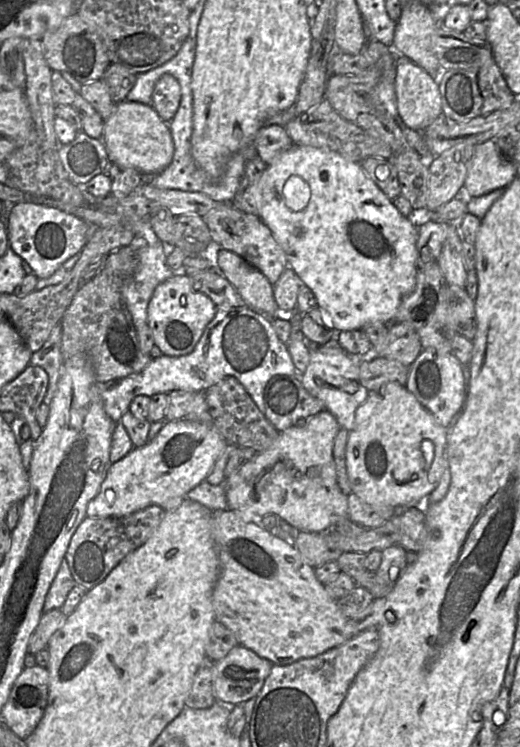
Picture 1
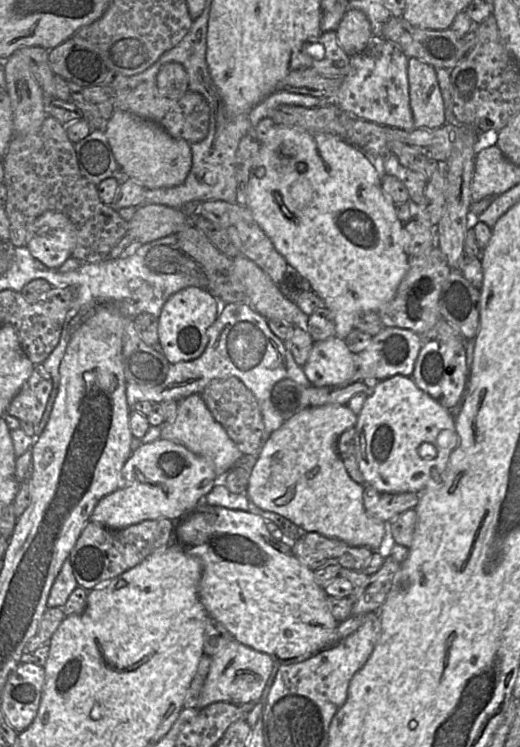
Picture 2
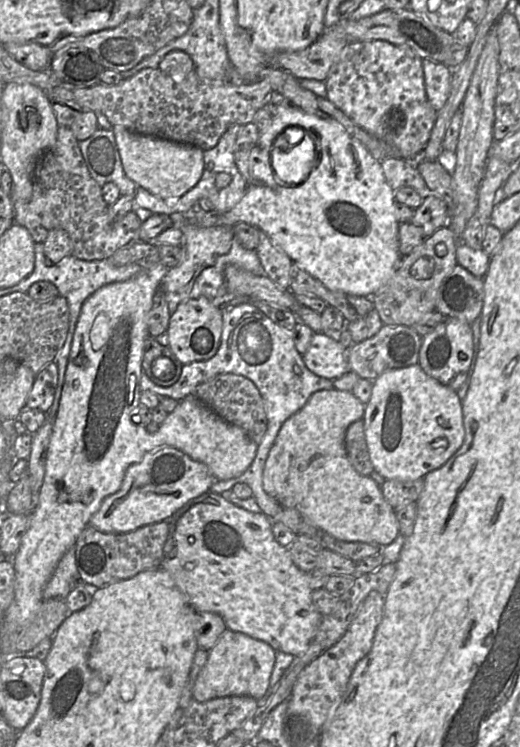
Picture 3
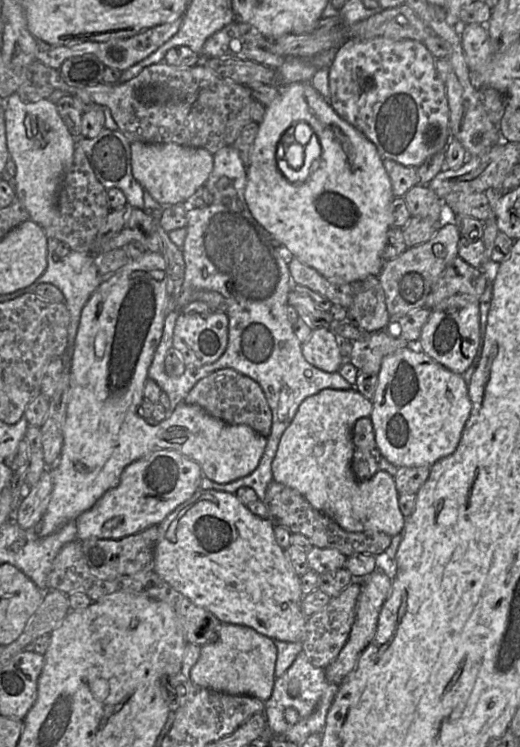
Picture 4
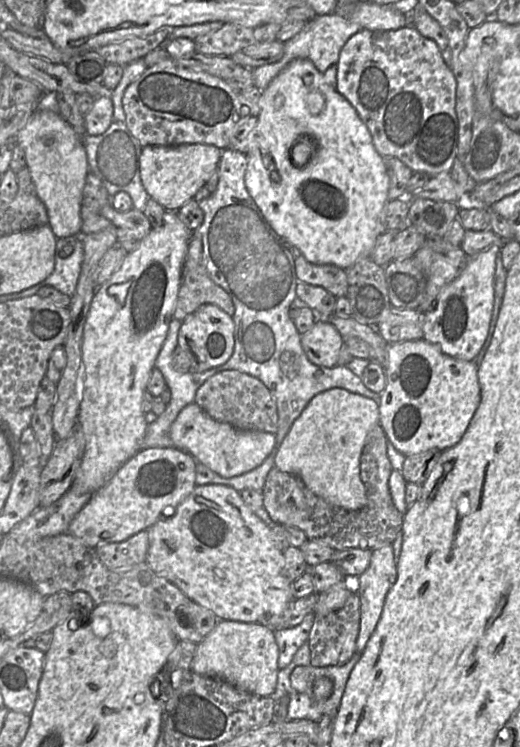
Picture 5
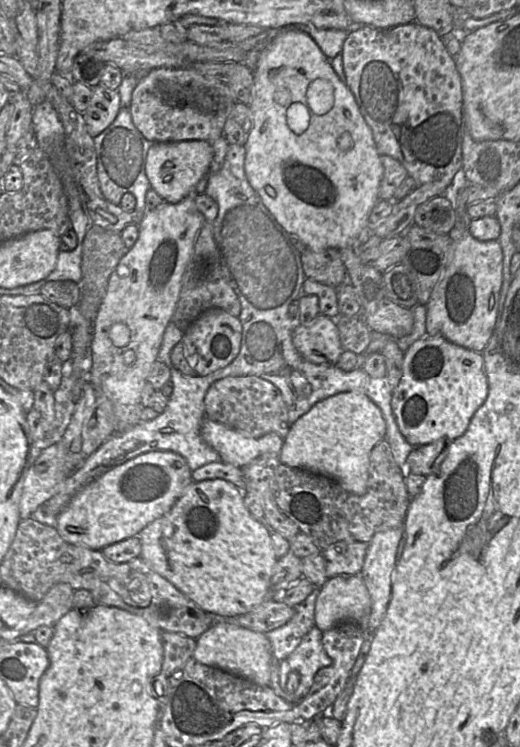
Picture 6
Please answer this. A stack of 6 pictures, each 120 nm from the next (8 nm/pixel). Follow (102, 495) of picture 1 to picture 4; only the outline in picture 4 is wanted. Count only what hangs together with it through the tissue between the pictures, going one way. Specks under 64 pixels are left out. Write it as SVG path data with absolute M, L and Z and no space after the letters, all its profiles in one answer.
M158 449L130 463L122 471L119 484L108 490L76 519L77 540L121 539L158 526L179 505L200 489L202 469L194 460L170 449Z

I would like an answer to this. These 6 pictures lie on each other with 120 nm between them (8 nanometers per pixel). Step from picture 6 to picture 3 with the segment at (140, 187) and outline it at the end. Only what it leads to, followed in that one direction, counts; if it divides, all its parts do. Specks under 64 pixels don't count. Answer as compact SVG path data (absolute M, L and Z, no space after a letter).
M98 128L89 138L79 141L92 178L100 185L114 183L121 195L135 198L137 185L126 176L112 130Z

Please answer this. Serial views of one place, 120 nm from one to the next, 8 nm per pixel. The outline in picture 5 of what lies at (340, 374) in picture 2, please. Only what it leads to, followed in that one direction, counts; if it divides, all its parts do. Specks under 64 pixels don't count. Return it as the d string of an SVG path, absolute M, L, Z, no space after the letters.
M318 318L310 330L300 334L300 339L307 358L313 364L327 368L338 364L344 338L327 318Z

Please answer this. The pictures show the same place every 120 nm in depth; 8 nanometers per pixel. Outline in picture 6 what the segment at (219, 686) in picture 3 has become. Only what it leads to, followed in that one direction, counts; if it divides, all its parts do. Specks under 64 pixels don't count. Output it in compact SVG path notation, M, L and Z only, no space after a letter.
M217 621L196 641L193 658L199 663L240 676L258 686L269 686L274 657L265 633Z

